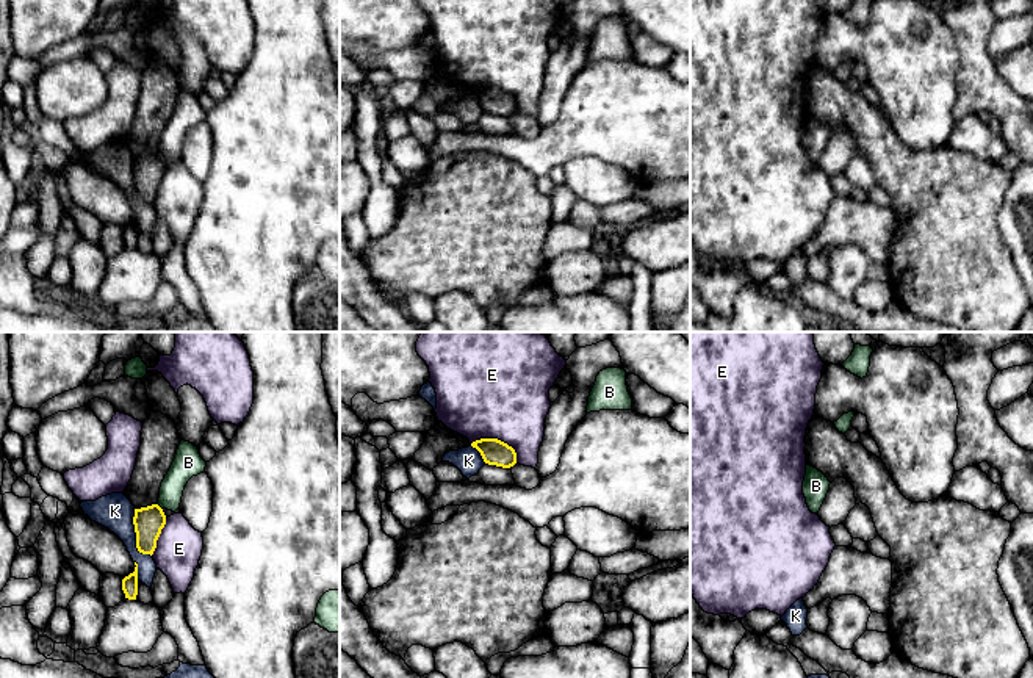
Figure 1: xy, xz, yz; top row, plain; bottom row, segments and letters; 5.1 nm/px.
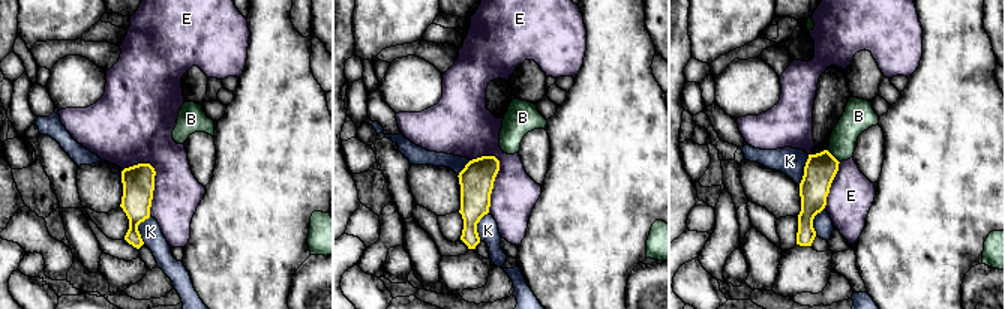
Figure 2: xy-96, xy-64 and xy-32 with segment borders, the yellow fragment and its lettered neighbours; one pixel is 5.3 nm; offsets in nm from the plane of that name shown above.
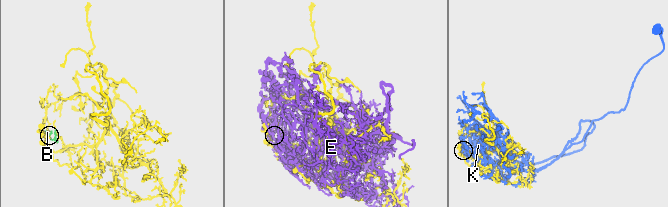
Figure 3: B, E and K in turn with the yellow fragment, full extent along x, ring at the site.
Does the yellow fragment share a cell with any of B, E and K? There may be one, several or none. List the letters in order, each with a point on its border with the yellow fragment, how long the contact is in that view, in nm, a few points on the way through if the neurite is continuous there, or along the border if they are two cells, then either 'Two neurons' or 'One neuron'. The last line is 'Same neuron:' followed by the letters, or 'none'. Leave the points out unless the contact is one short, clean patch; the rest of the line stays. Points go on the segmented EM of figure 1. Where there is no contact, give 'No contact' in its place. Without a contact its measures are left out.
B: Touches yellow at xy (158, 506). Shared border 50 nm. Boundary: xy (157, 503), (161, 509). Two neurons
E: Touches yellow at xz (500, 440). Shared border 260 nm. Two neurons
K: Touches yellow at xy (136, 536). Shared border 260 nm. Two neurons
Same neuron: none

